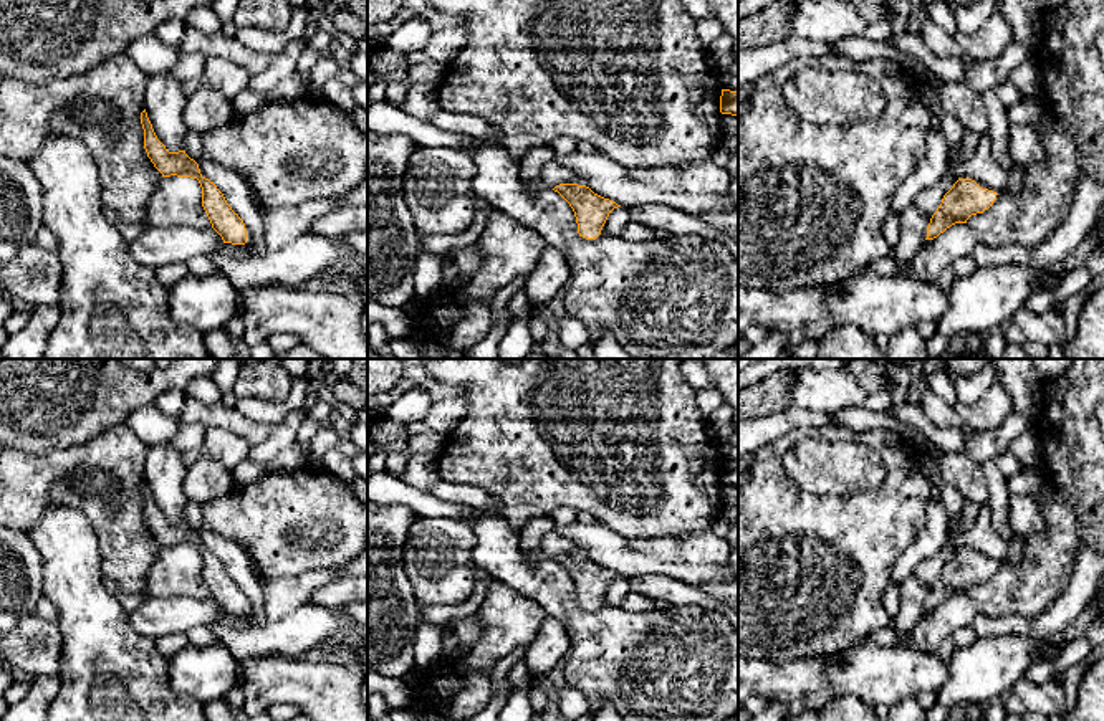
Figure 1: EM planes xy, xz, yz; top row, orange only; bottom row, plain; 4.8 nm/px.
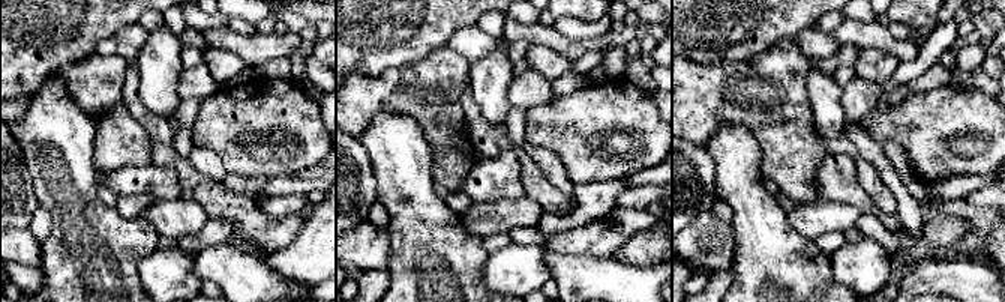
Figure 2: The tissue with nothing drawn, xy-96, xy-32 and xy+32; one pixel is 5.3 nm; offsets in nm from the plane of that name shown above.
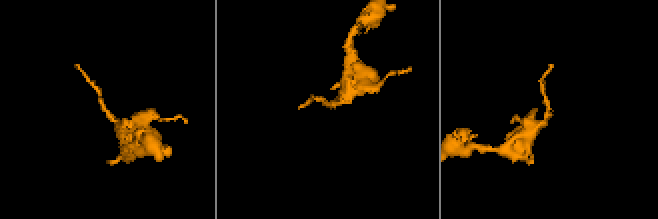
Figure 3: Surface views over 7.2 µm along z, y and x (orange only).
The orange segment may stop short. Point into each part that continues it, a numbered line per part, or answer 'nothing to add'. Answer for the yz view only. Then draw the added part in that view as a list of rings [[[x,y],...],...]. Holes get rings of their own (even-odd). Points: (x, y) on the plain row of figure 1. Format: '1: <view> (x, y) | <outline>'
nothing to add

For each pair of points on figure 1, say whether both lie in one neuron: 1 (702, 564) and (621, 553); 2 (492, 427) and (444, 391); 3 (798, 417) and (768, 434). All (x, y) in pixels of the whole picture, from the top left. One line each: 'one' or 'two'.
1: one
2: two
3: one

